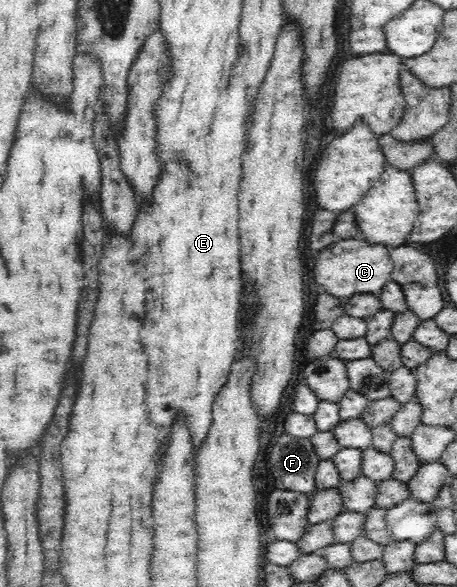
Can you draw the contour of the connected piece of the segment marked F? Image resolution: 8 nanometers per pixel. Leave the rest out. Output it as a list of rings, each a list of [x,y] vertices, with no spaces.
[[[286,433],[268,449],[270,473],[276,480],[276,487],[308,496],[316,492],[316,471],[320,460],[310,439]]]

